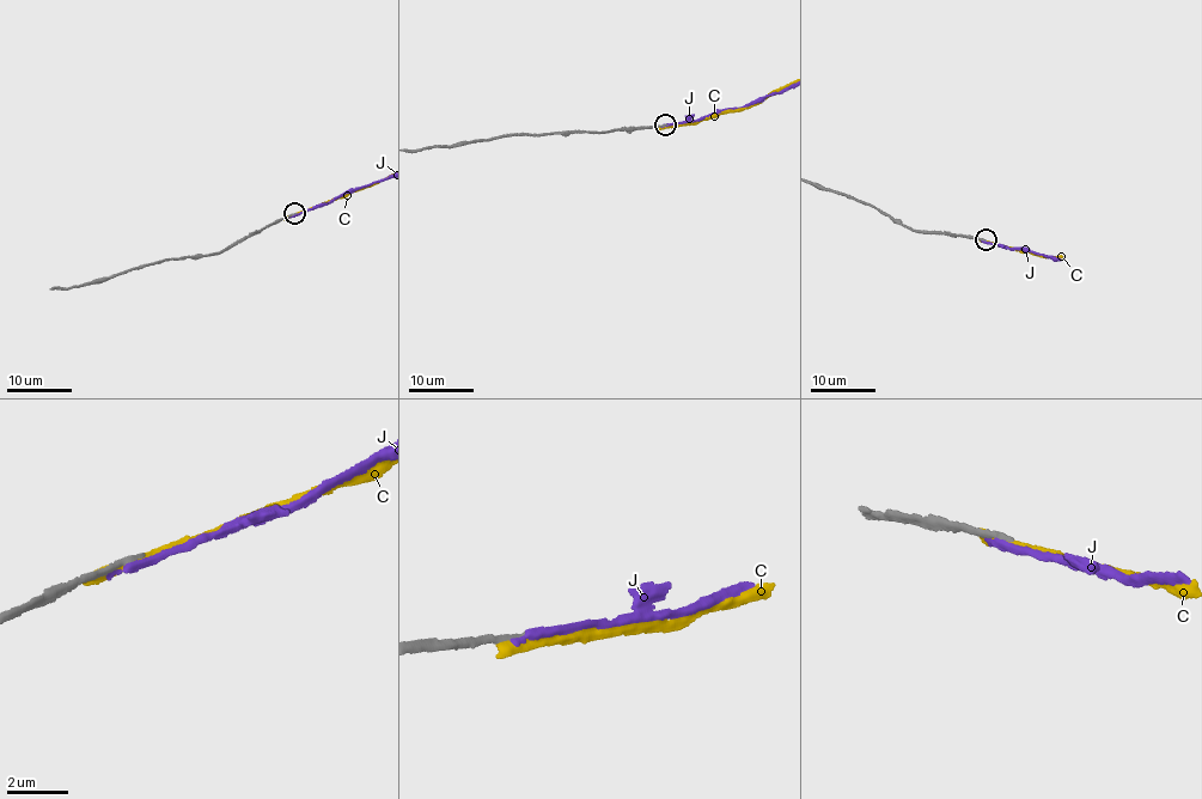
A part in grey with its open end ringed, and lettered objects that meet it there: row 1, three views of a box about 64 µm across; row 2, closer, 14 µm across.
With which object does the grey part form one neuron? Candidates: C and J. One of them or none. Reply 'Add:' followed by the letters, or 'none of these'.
Add: none of these

